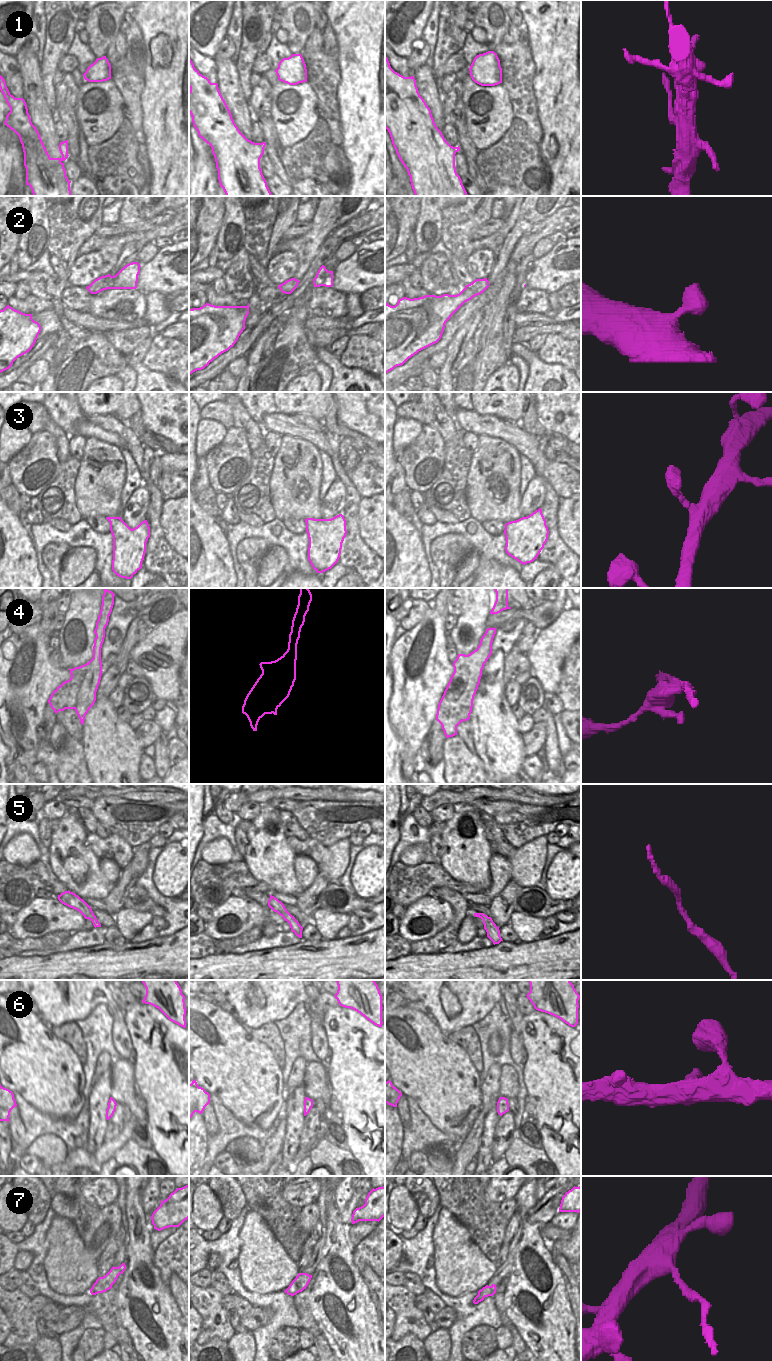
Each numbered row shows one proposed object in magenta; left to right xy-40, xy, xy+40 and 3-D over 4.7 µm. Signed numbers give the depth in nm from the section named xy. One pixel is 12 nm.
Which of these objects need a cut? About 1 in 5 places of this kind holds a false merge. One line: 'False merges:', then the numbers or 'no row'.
False merges: 4, 7

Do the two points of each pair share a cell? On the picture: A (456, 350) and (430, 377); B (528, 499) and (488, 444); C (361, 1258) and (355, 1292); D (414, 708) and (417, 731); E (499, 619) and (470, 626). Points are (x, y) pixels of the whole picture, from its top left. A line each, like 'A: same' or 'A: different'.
A: different
B: different
C: different
D: same
E: different

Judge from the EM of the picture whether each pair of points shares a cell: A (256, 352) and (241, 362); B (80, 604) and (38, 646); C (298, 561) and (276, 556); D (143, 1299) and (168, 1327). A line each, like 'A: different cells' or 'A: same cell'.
A: different cells
B: different cells
C: different cells
D: same cell

